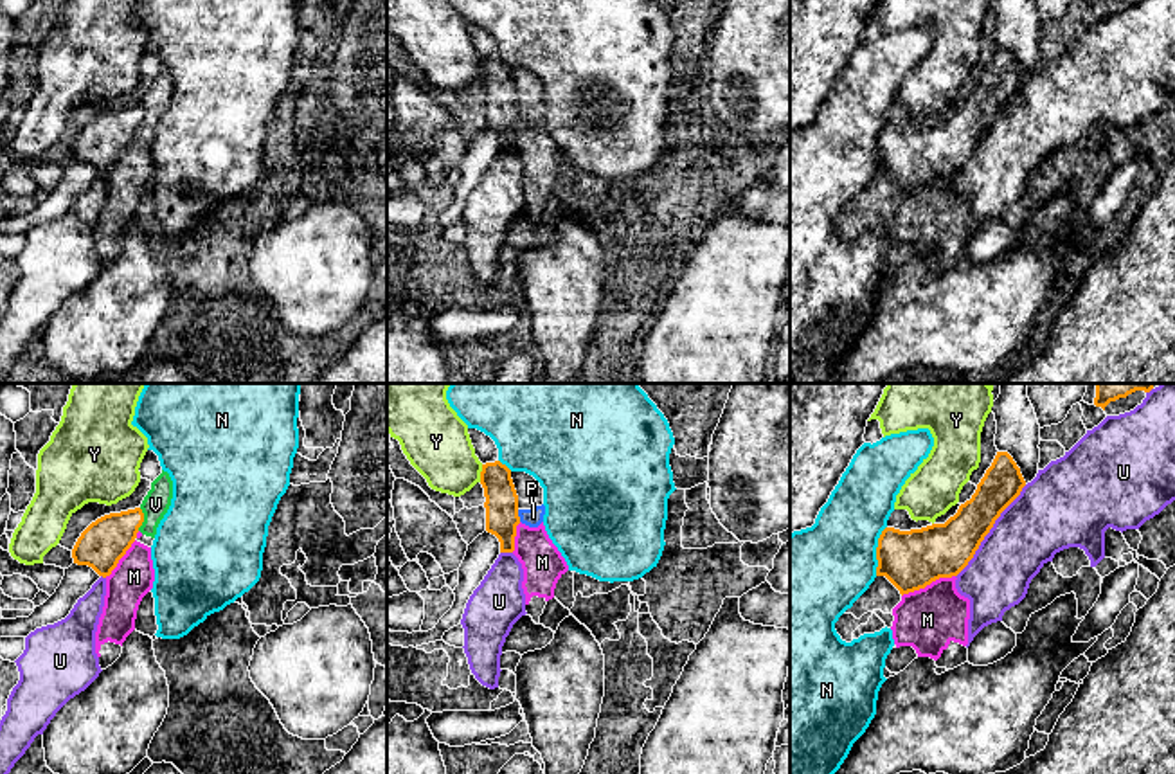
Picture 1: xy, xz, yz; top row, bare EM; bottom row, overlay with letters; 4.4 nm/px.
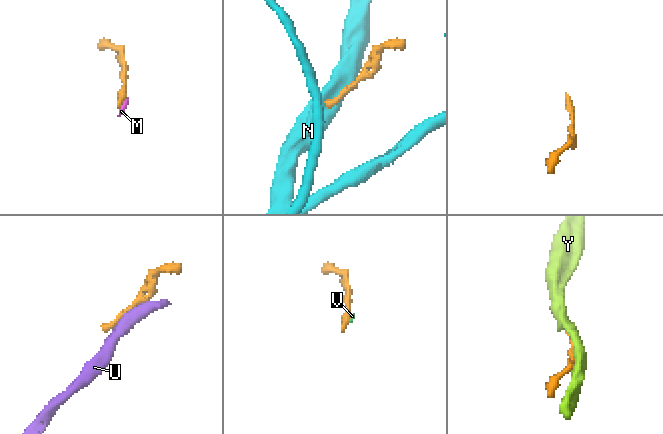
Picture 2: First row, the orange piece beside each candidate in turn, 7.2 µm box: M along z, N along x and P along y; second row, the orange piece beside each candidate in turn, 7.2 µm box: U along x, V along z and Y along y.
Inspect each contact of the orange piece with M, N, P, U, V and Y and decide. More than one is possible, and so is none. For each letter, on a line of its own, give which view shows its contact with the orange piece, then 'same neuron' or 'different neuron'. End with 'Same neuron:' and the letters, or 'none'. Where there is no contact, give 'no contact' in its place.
M: yz | different neuron
N: yz | different neuron
P: xz | different neuron
U: yz | different neuron
V: xy | different neuron
Y: xz | different neuron
Same neuron: none

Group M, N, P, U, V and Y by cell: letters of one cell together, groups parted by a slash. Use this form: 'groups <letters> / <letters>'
groups M P V / N / U / Y

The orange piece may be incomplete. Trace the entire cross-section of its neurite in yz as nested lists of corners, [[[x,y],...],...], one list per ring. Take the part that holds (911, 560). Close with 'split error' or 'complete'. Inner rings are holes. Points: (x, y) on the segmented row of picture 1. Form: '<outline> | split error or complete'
[[[997,452],[972,499],[945,524],[882,531],[876,576],[885,576],[901,596],[925,589],[939,578],[957,576],[1024,486],[1026,481],[1013,457]]] | complete

